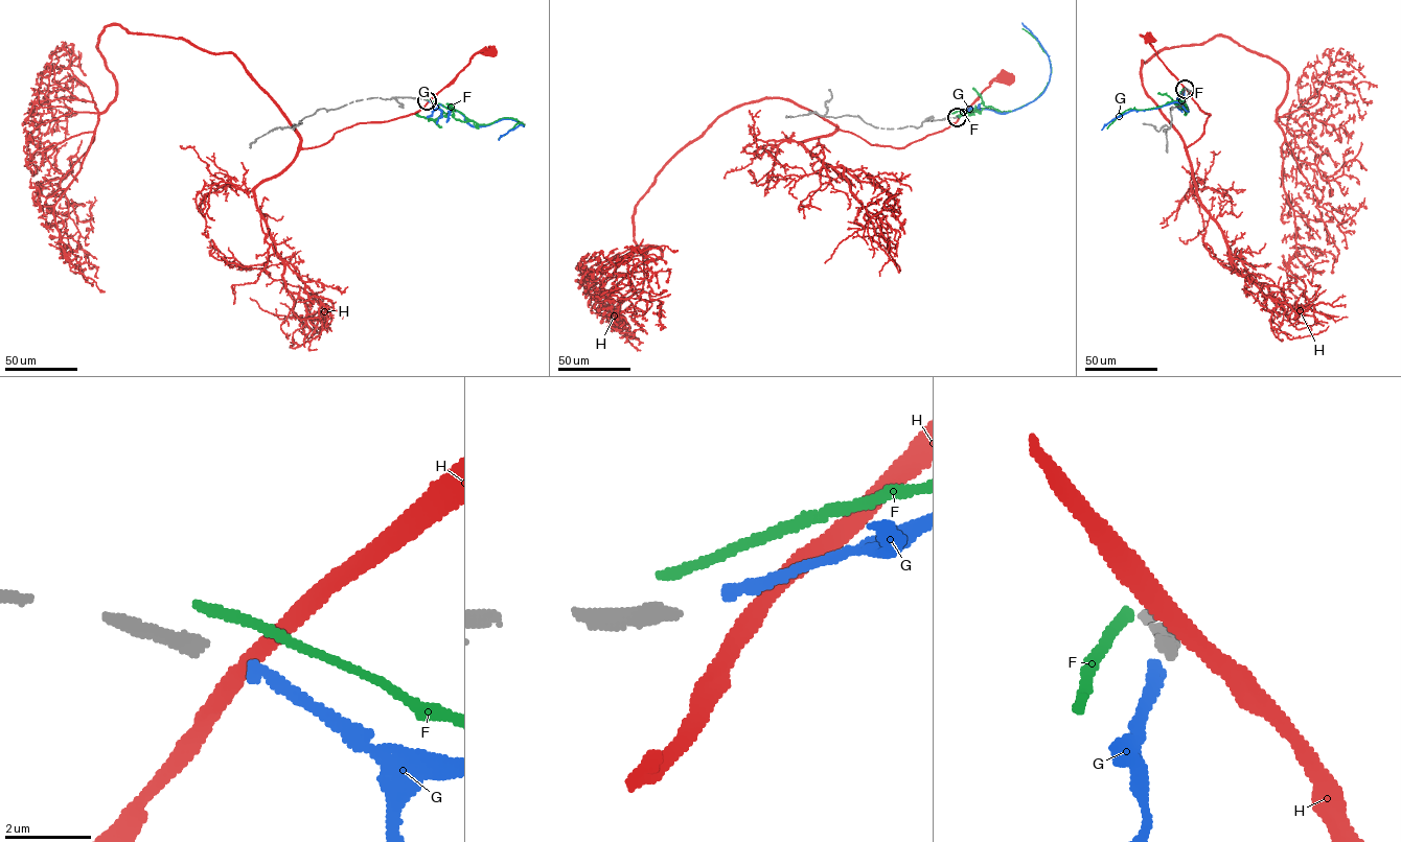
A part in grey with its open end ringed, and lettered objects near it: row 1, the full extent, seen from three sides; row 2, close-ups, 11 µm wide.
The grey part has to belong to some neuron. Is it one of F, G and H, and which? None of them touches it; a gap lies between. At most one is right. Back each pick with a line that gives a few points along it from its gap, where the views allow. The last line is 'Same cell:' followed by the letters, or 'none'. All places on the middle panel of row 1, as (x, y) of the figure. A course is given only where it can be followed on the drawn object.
G: Its course: (958, 117), (979, 109), (1008, 113), (1033, 101), (1044, 90), (1051, 74), (1049, 55), (1021, 23)
Same cell: G

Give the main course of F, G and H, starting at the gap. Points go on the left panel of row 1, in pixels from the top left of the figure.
F: (428, 99), (461, 112), (480, 124), (510, 117), (524, 124), (518, 122), (498, 139)
G: (429, 100), (457, 110), (476, 126), (511, 118), (524, 125), (509, 130), (499, 140)
H: (429, 100), (474, 55), (491, 52)

